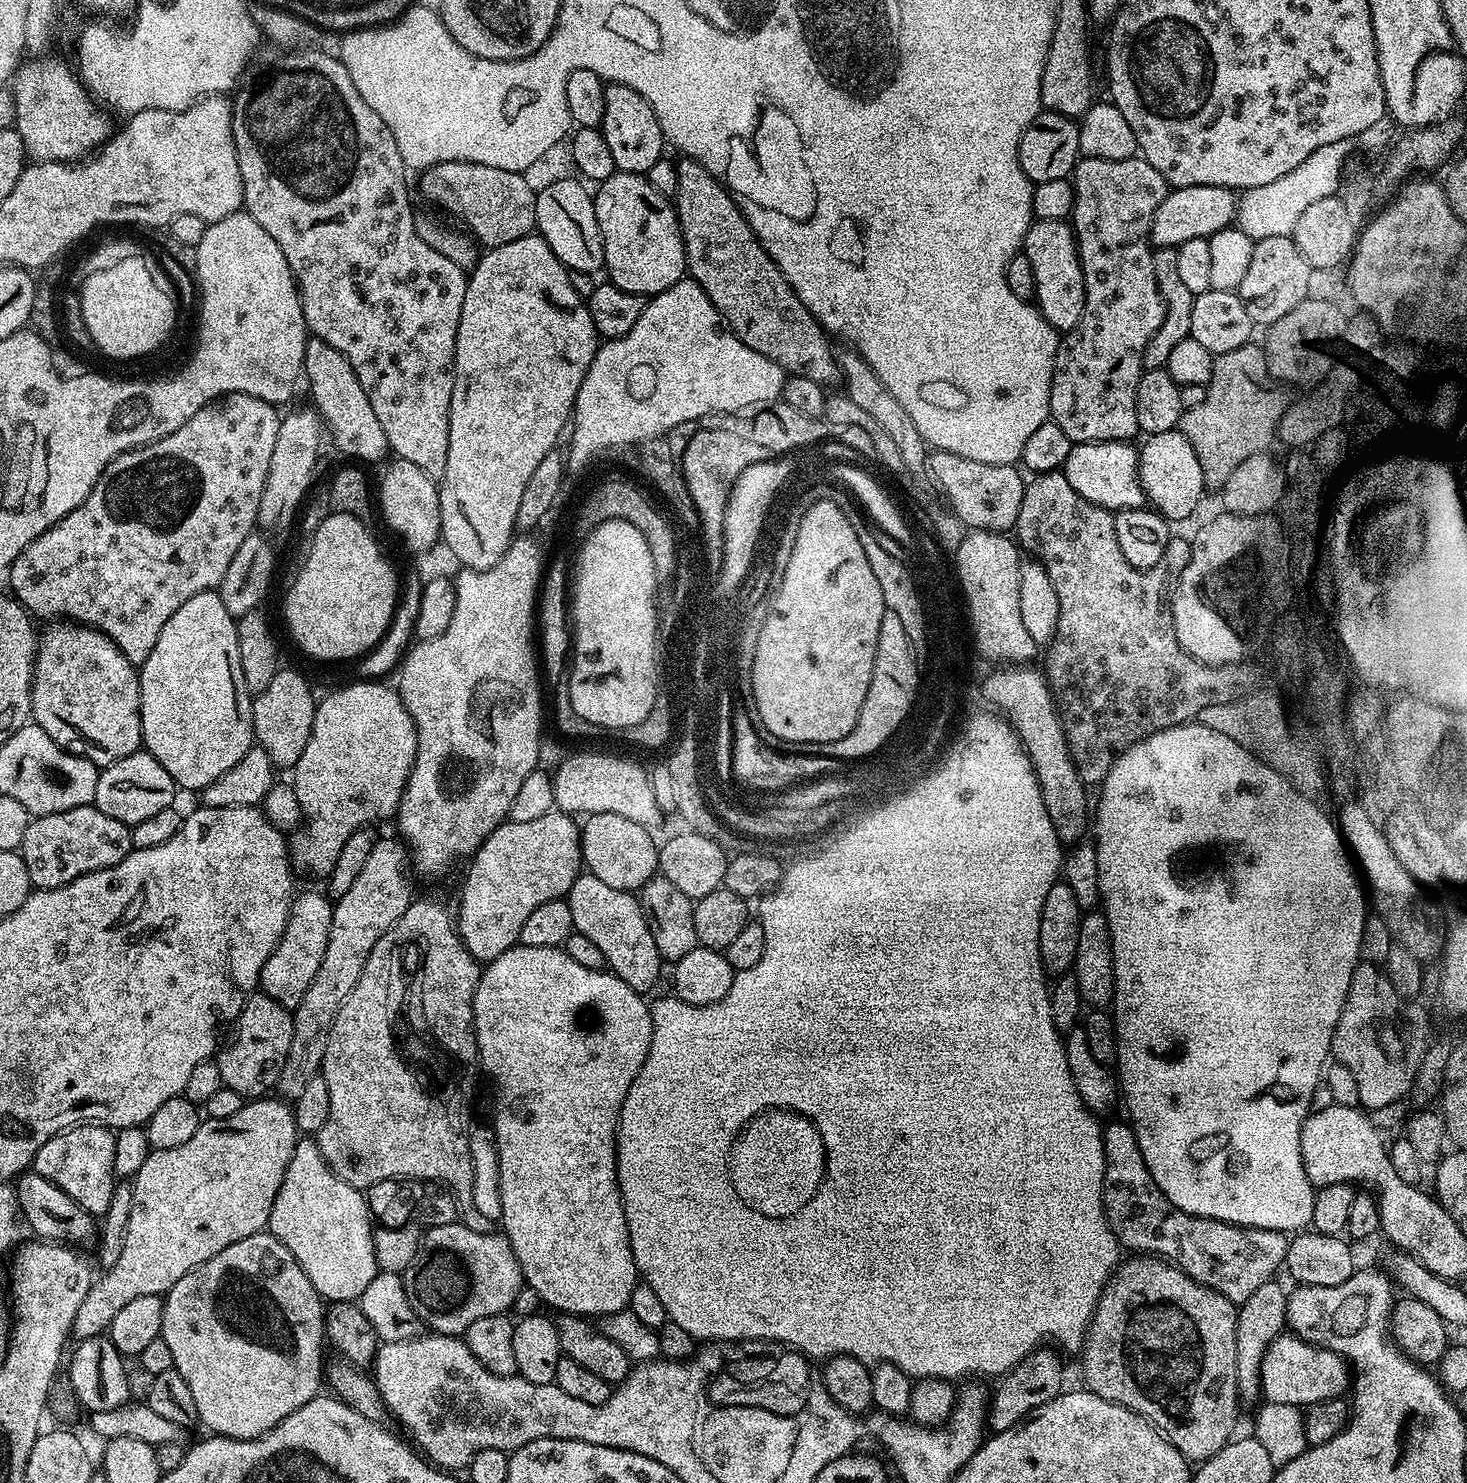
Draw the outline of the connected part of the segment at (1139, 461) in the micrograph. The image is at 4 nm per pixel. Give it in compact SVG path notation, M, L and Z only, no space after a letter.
M1178 430L1148 436L1145 441L1144 445L1139 445L1136 457L1136 477L1140 480L1140 488L1144 491L1145 501L1169 522L1186 519L1195 510L1196 503L1200 500L1200 494L1204 490L1203 476L1201 467L1198 466L1197 455L1194 454L1194 450L1185 436Z

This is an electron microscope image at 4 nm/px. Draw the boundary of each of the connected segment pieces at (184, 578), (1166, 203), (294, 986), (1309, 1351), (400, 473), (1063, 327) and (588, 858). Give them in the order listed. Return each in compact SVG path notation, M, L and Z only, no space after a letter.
M233 392L225 395L219 402L213 402L207 408L200 408L190 418L190 422L182 422L178 430L158 438L154 442L144 444L141 448L132 448L128 452L118 454L118 458L110 461L102 470L102 474L90 490L82 506L70 510L66 518L59 520L54 526L46 530L6 570L11 595L15 596L33 617L45 616L45 621L52 622L63 618L68 622L87 624L89 628L97 628L106 634L122 650L124 657L134 665L142 665L146 658L150 658L150 650L154 650L154 642L158 642L158 634L166 622L170 622L170 614L182 606L182 602L190 602L194 594L211 592L219 589L222 578L226 578L226 566L230 566L234 554L238 554L238 546L247 536L253 535L257 527L256 515L258 506L262 502L262 490L270 470L270 457L274 455L274 442L278 442L278 430L282 419L277 405L262 402L262 398L254 398L246 394Z
M1218 185L1173 187L1152 214L1150 240L1156 248L1179 246L1195 236L1213 236L1218 230L1229 227L1236 214L1237 193Z
M323 891L320 892L304 892L301 896L299 893L293 899L286 930L262 966L259 991L289 1010L295 1010L302 1002L306 990L310 990L310 982L314 982L314 974L318 974L318 966L322 966L322 954L326 954L333 901Z
M1281 1334L1266 1350L1260 1367L1263 1399L1269 1404L1285 1404L1301 1410L1327 1400L1341 1399L1350 1388L1350 1368L1344 1357L1332 1351L1331 1347L1315 1348L1296 1336L1299 1335Z
M397 457L393 459L380 480L380 492L376 498L380 500L380 508L385 522L404 540L412 550L418 552L428 549L435 541L439 541L441 526L441 506L437 483L422 472L414 462Z
M1033 219L1024 235L1022 254L1030 258L1030 266L1034 270L1034 303L1040 313L1050 322L1057 333L1069 332L1082 318L1084 305L1084 279L1082 266L1076 249L1076 236L1072 233L1072 225L1068 220Z
M594 814L593 816L587 817L587 819L583 821L580 830L580 858L583 867L587 869L594 878L606 882L606 886L614 886L614 890L635 893L651 876L657 875L658 872L658 844L657 841L652 841L652 836L648 832L651 831L649 831L645 825L639 824L638 822L630 822L630 818L622 818L622 814Z

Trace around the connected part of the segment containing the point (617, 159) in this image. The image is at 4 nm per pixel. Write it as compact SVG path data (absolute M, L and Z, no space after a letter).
M605 83L606 110L602 131L606 138L606 146L610 146L610 155L614 158L614 166L618 172L638 172L646 174L654 162L658 162L665 155L666 141L662 134L662 126L658 126L658 118L638 94L638 90L630 90L630 86Z

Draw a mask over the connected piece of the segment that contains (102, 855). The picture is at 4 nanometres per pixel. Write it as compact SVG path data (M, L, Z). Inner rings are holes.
M87 804L74 810L62 810L58 814L46 814L29 819L26 838L22 838L18 851L26 862L33 889L61 888L86 874L122 862L122 858L126 858L128 853L133 851L132 829L129 825L118 822L118 818L110 818L110 814L102 814L102 810Z

